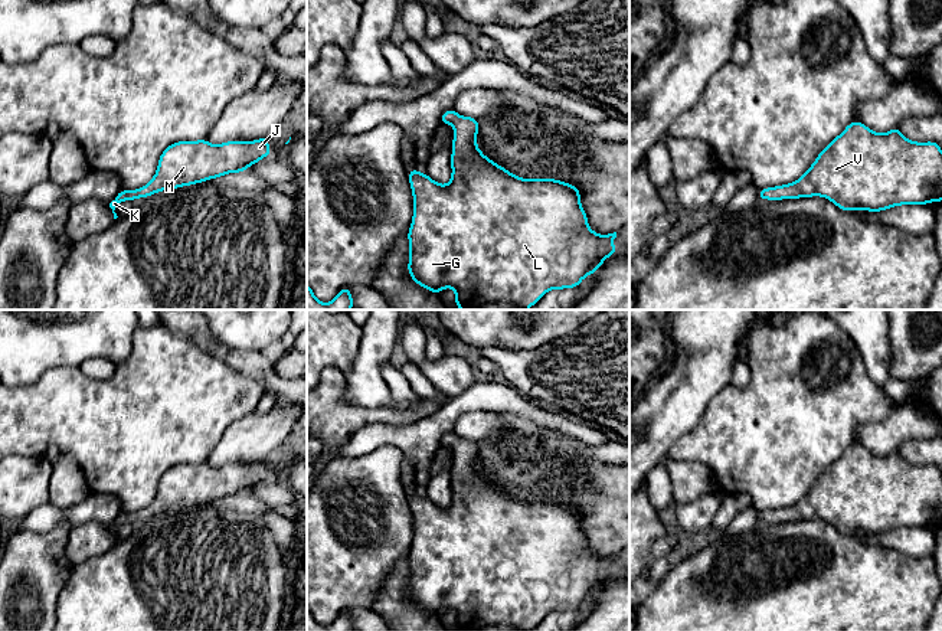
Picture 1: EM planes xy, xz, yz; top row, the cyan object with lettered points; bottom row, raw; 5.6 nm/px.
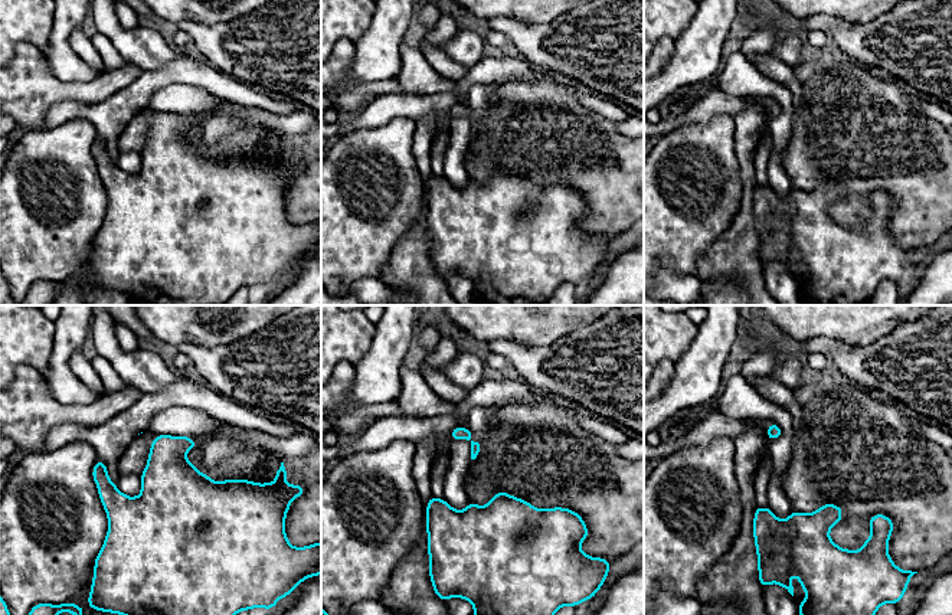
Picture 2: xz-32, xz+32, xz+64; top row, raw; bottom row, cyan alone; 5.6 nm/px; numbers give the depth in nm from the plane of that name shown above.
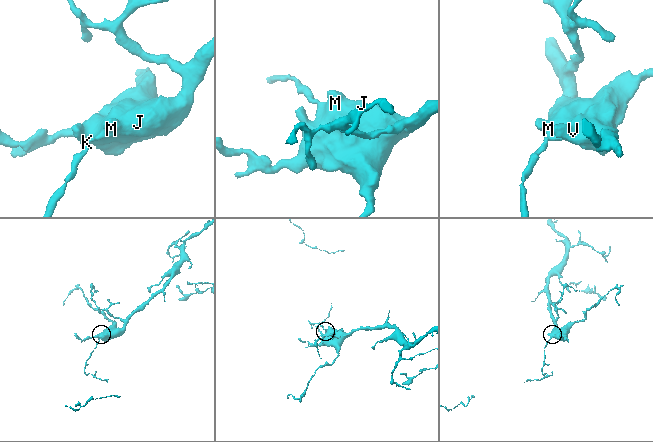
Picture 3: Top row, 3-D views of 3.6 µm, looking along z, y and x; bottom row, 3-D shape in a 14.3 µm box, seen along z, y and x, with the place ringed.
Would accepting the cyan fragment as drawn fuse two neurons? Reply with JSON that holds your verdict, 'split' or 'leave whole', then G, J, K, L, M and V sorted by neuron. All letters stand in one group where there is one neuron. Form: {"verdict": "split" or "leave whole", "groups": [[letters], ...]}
{"verdict": "leave whole", "groups": [["G", "J", "K", "L", "M", "V"]]}

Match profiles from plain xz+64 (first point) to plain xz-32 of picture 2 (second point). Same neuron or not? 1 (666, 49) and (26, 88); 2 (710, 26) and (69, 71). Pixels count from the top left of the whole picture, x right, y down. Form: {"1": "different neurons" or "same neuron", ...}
{"1": "same neuron", "2": "same neuron"}

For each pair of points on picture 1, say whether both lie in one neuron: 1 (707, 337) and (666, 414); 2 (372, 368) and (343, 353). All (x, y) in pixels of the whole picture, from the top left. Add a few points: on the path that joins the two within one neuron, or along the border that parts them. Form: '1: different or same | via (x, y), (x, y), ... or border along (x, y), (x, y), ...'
1: same | via (706, 356), (703, 366), (680, 395)
2: different | border along (362, 327), (359, 352), (353, 363), (343, 372)

